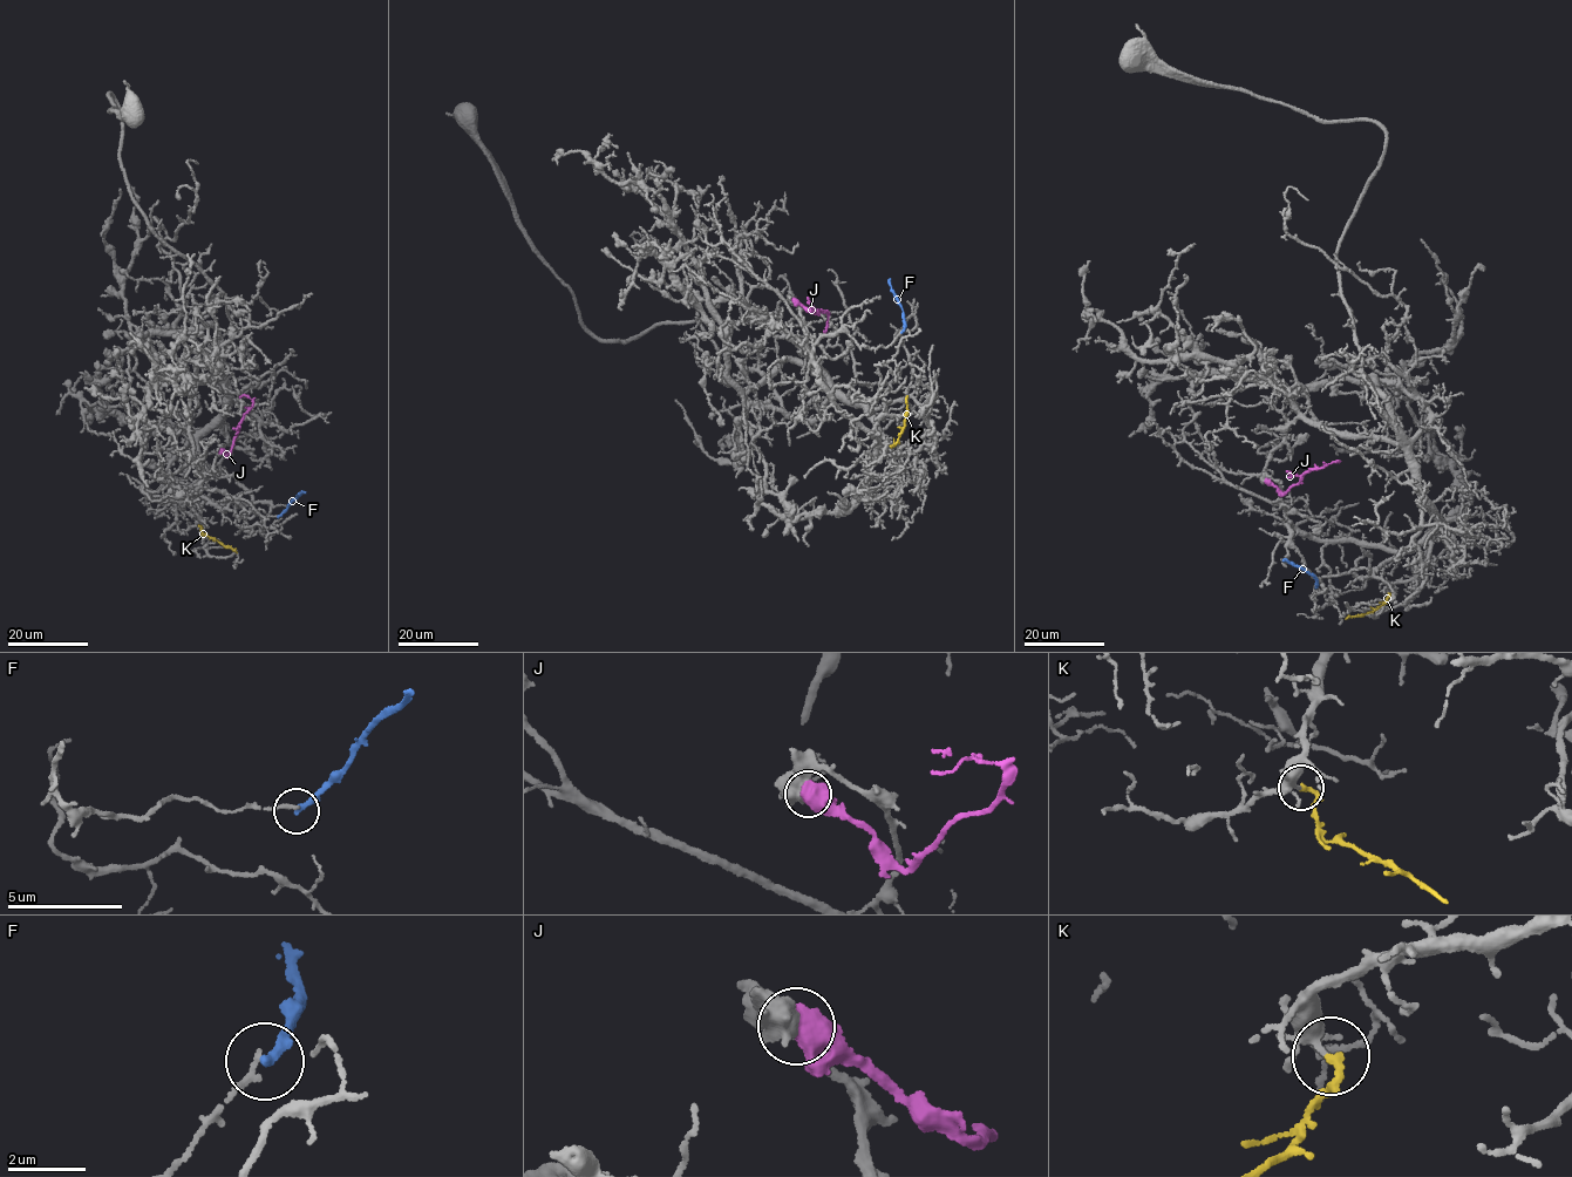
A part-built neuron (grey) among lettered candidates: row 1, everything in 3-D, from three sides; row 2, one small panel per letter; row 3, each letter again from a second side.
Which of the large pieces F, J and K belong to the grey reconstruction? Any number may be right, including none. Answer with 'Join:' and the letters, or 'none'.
Join: K

